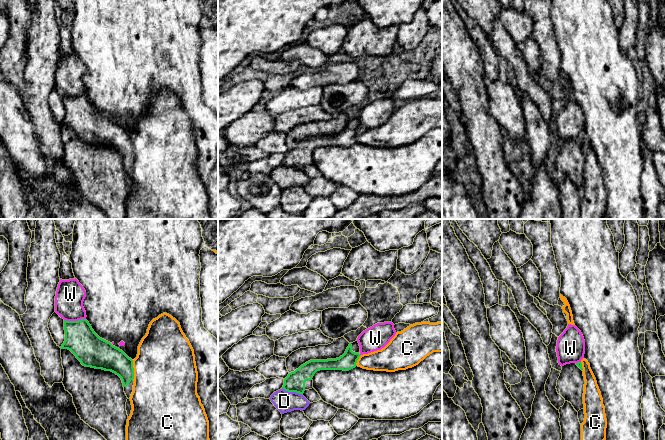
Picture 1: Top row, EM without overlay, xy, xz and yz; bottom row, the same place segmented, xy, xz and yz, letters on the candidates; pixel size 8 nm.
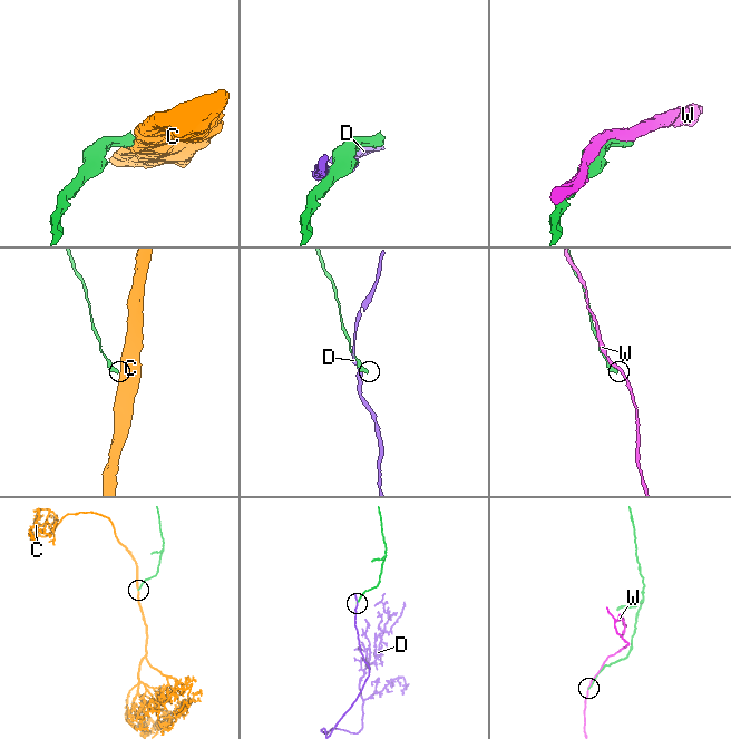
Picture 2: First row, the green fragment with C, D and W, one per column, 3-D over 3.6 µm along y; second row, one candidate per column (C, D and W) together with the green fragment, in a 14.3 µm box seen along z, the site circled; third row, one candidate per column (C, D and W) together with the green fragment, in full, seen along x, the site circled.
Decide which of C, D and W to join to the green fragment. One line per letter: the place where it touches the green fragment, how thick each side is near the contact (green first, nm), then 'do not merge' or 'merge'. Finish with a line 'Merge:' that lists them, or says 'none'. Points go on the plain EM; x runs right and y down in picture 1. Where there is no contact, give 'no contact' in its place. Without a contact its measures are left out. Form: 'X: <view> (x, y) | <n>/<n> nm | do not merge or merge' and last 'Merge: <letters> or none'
C: xy (133, 146) | 220/500 nm | do not merge
D: xz (292, 167) | 160/170 nm | do not merge
W: xy (74, 97) | 240/240 nm | do not merge
Merge: none

